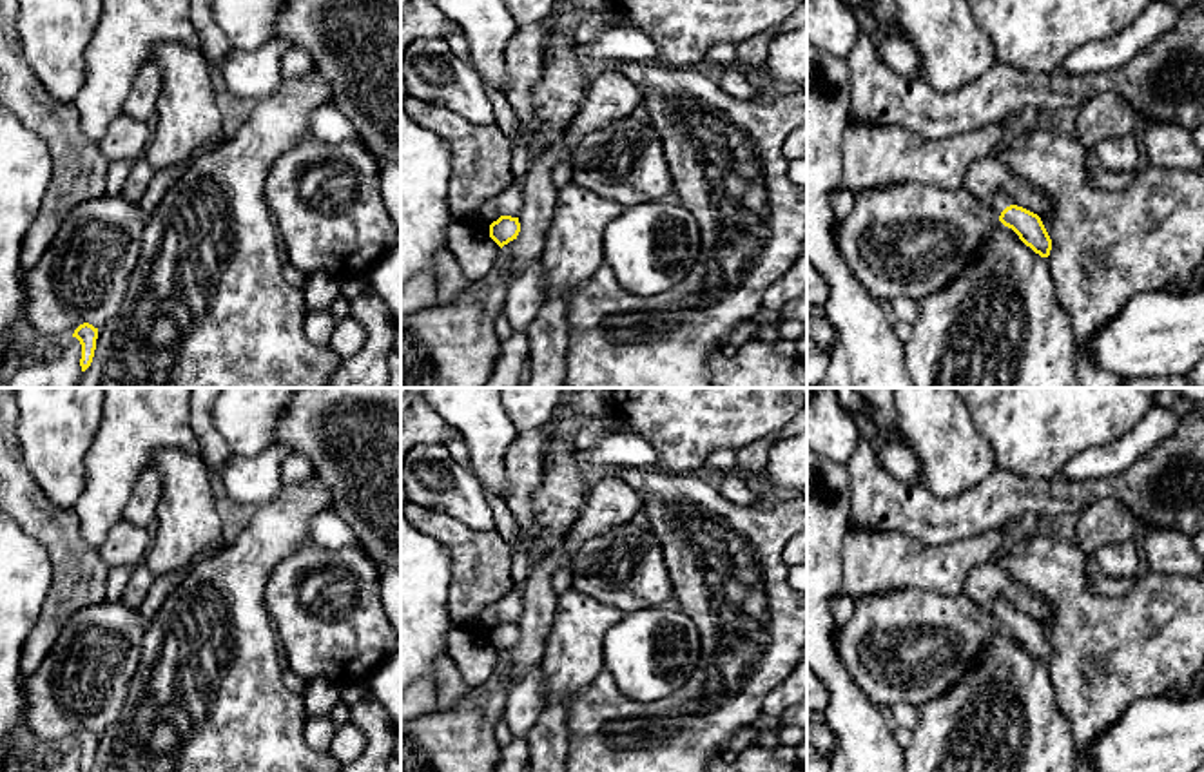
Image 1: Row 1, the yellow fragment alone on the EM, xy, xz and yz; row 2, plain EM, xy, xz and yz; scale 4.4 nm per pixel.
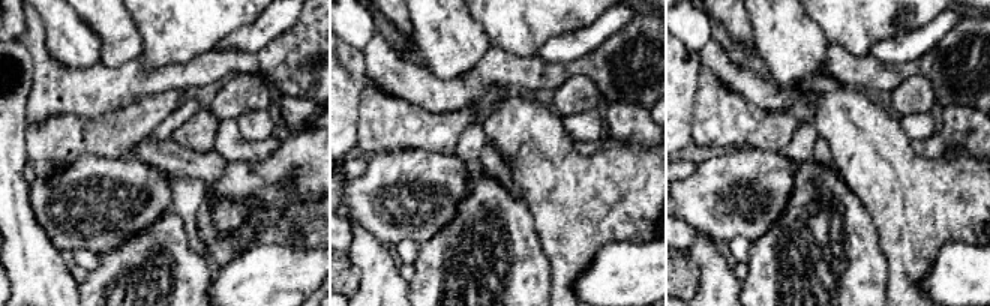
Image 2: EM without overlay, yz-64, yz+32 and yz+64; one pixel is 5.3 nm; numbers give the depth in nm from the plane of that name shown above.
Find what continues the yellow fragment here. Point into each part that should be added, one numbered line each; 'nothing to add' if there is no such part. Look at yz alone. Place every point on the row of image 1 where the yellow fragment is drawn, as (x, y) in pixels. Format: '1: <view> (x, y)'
1: yz (1001, 200)

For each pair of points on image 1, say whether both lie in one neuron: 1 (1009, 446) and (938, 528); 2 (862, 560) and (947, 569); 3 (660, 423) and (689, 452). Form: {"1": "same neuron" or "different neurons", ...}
{"1": "different neurons", "2": "same neuron", "3": "same neuron"}

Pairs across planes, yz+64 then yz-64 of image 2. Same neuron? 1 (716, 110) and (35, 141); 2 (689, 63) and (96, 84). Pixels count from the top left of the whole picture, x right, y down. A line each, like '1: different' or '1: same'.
1: same
2: different

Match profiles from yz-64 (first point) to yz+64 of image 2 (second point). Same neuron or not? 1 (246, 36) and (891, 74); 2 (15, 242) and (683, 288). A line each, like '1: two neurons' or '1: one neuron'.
1: two neurons
2: two neurons

